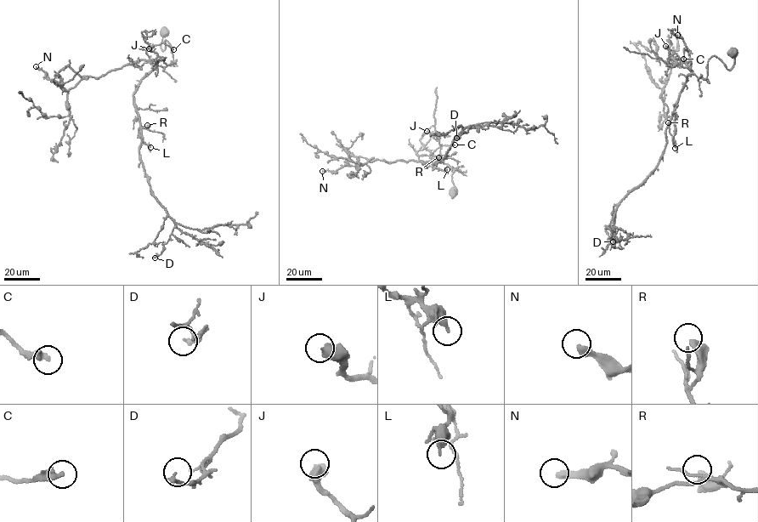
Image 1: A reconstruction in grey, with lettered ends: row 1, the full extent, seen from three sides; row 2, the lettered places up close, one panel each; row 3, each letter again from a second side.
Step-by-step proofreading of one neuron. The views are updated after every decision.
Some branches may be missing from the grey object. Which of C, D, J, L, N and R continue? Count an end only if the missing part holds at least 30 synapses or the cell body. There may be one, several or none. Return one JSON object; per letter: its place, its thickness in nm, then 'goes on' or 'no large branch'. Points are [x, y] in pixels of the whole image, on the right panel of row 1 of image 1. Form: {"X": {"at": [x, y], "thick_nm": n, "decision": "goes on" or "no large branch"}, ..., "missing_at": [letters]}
{"C": {"at": [683, 59], "thick_nm": 340, "decision": "no large branch"}, "D": {"at": [613, 241], "thick_nm": 200, "decision": "no large branch"}, "J": {"at": [665, 46], "thick_nm": 500, "decision": "no large branch"}, "L": {"at": [675, 148], "thick_nm": 300, "decision": "no large branch"}, "N": {"at": [677, 35], "thick_nm": 360, "decision": "no large branch"}, "R": {"at": [668, 122], "thick_nm": 400, "decision": "no large branch"}, "missing_at": []}

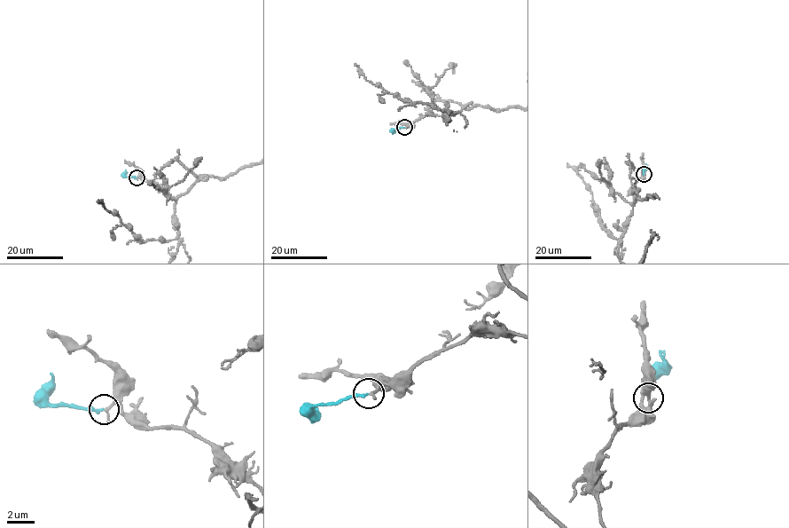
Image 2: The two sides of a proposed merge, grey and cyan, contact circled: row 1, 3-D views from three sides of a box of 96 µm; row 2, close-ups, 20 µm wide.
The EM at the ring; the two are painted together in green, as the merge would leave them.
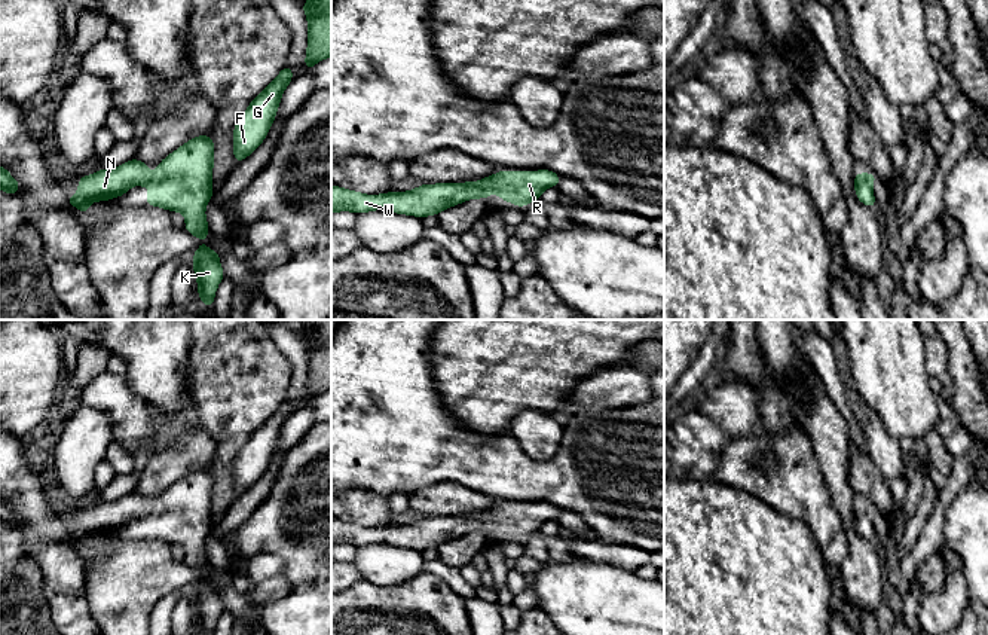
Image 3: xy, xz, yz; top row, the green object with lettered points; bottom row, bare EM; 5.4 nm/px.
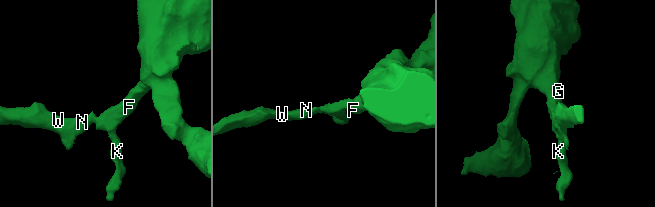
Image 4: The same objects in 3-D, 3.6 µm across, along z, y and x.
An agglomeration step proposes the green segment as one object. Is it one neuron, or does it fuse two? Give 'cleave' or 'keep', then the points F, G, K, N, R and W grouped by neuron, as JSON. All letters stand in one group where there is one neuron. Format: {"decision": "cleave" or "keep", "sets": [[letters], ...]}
{"decision": "keep", "sets": [["F", "G", "K", "N", "R", "W"]]}

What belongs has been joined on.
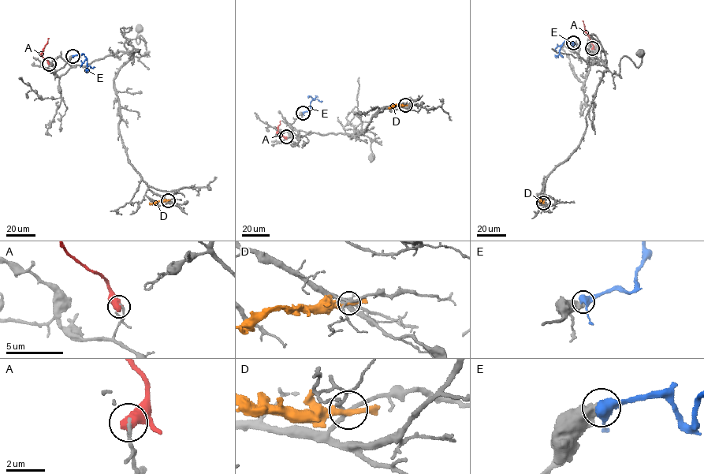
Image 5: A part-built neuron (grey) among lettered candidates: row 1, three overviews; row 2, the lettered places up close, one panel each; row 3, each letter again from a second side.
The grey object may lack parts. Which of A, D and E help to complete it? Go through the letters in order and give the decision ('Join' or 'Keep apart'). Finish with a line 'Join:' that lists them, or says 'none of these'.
A: Keep apart
D: Keep apart
E: Keep apart
Join: none of these

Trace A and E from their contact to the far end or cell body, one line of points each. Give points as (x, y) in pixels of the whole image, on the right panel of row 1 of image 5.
A: (592, 49), (593, 45), (582, 20)
E: (573, 42), (572, 46), (564, 41), (559, 52), (562, 56)

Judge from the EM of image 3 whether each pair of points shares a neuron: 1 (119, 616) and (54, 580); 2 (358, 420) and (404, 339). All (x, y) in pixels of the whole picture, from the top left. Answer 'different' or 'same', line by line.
1: different
2: same

